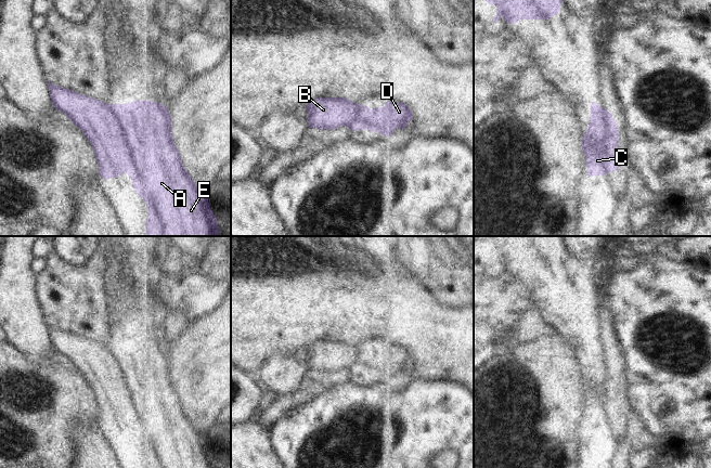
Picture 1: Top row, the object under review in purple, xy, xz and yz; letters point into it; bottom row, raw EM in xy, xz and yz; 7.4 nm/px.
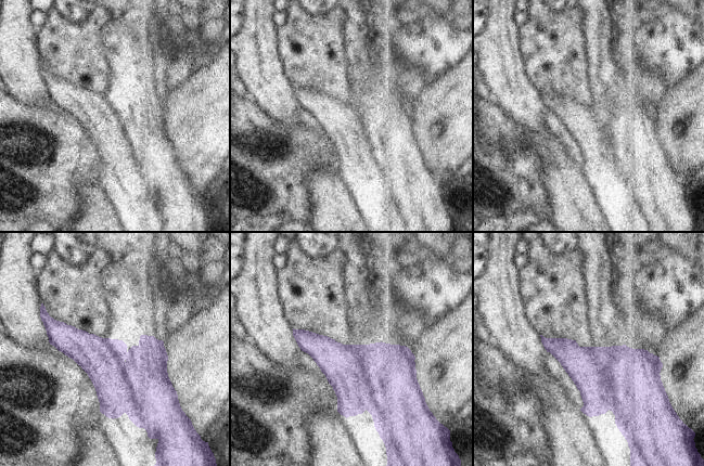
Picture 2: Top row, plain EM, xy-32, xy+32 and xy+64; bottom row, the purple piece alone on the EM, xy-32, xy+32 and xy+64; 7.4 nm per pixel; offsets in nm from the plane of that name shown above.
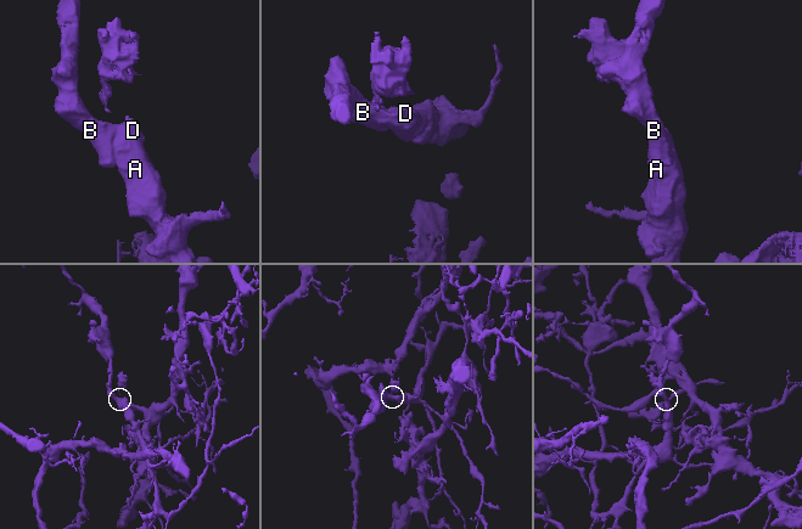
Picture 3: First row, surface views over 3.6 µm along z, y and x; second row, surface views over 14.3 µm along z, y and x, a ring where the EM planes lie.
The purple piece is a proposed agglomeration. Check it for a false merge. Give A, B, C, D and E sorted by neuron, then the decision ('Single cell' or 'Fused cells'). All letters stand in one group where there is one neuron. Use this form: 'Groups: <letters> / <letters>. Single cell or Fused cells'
Groups: A C D E / B. Fused cells

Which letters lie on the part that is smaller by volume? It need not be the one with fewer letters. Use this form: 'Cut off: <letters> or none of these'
Cut off: A, C, D, E

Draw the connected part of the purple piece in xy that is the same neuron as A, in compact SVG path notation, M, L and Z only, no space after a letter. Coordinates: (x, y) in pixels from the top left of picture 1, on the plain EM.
M133 343L121 374L126 416L147 450L145 468L218 468L208 441L184 412L171 377L172 360L166 348Z

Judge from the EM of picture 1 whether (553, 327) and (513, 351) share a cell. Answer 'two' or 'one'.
two

